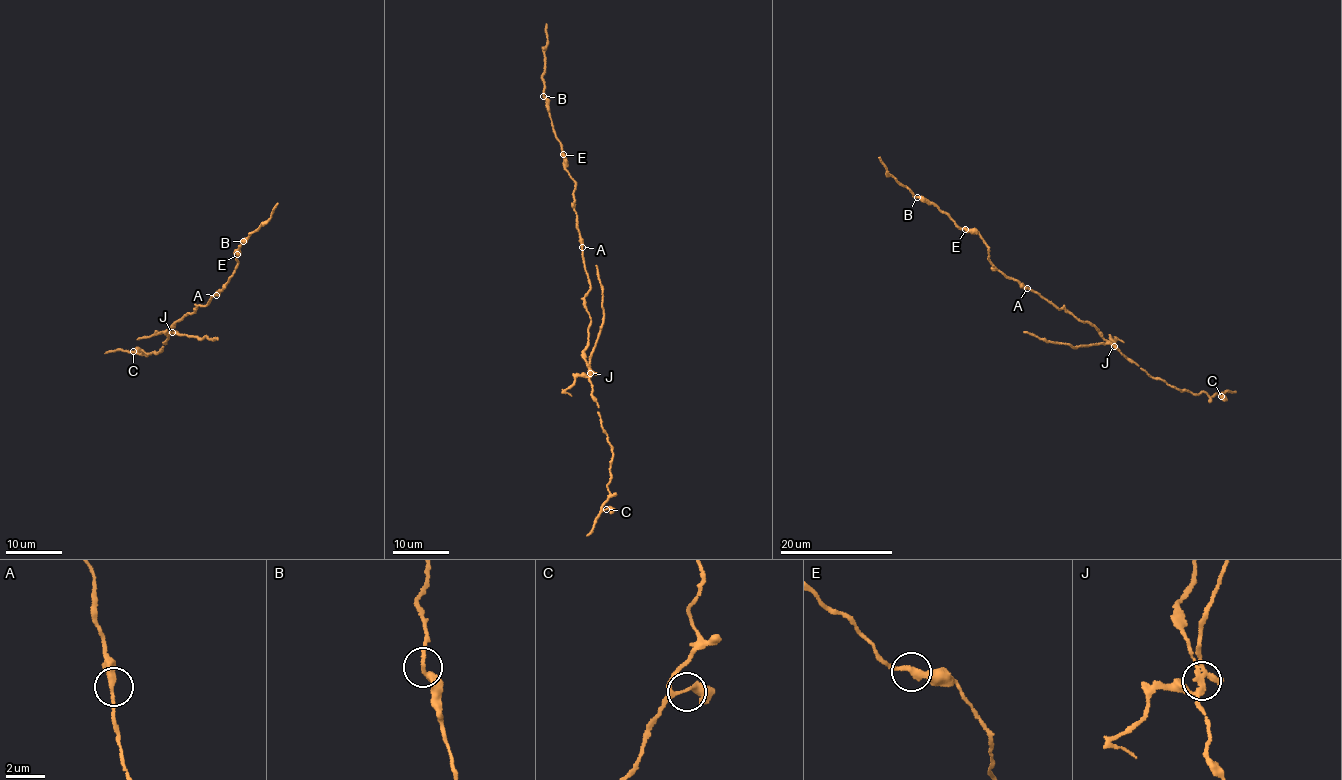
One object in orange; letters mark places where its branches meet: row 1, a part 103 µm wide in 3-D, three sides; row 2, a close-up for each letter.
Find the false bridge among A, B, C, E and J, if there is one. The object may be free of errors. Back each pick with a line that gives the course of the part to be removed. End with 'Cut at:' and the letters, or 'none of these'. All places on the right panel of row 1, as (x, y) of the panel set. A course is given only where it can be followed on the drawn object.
J: foreign part runs (1113, 345), (1073, 347), (1046, 342), (1024, 331)
Cut at: J

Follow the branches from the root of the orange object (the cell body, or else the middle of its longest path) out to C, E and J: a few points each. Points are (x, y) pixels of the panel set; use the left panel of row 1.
C: (210, 301), (176, 321), (161, 351), (161, 348), (149, 354), (142, 350), (139, 353), (133, 351)
E: (210, 301), (232, 276), (238, 263), (235, 252), (237, 254)
J: (210, 301), (176, 321), (171, 332)

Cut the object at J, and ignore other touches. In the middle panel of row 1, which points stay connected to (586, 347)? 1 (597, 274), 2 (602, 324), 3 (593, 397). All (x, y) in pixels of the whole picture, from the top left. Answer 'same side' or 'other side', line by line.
1: other side
2: other side
3: same side

